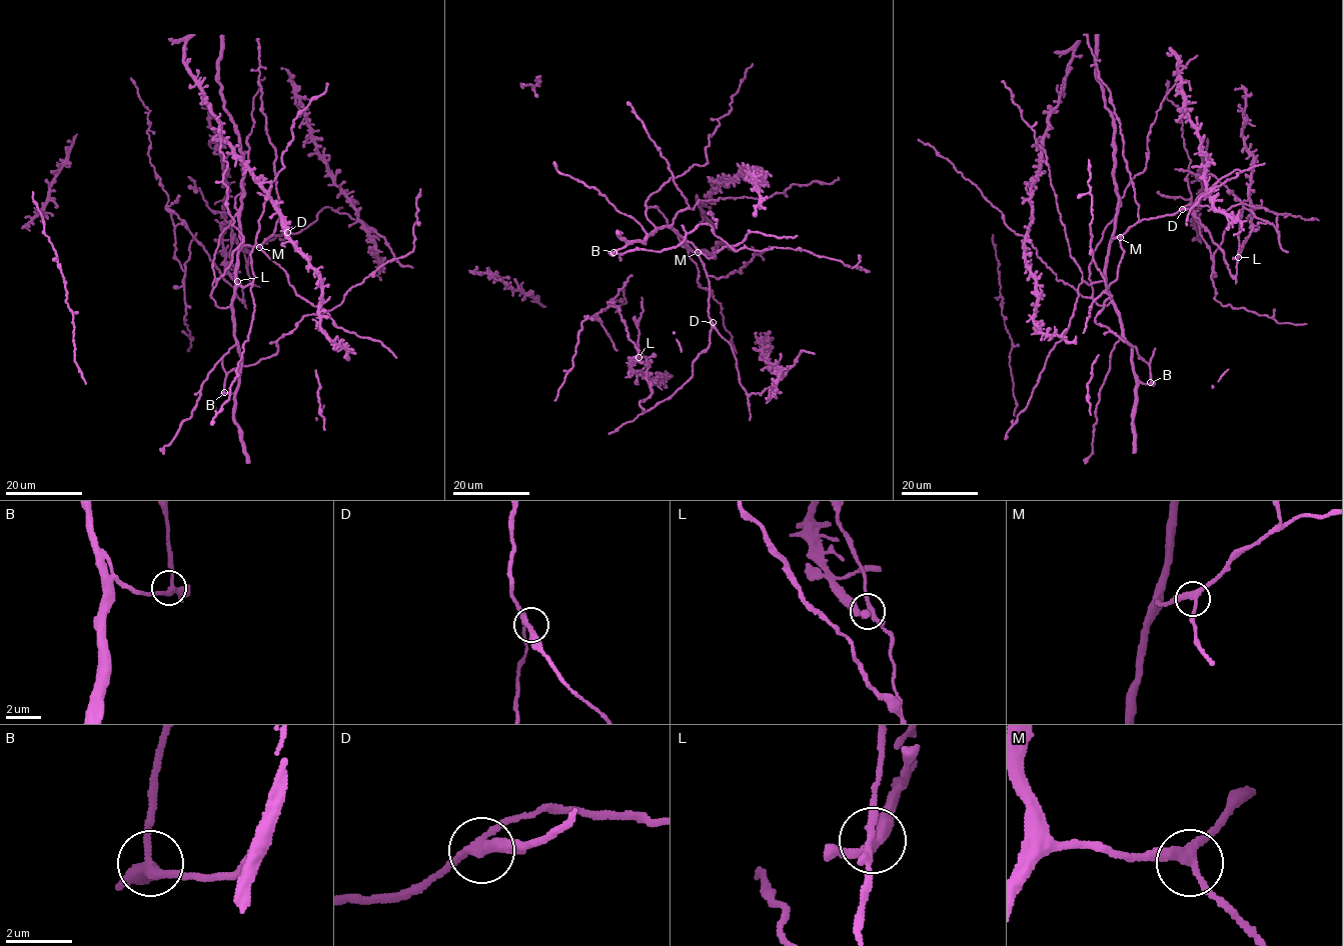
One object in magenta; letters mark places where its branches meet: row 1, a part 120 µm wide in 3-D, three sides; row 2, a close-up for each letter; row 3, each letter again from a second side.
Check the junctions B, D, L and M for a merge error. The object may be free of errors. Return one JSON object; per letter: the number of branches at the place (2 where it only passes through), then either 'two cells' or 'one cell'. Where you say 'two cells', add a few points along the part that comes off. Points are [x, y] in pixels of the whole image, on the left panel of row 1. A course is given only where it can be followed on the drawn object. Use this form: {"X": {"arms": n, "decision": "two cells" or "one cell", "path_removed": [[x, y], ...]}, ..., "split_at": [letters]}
{"B": {"arms": 4, "decision": "one cell"}, "D": {"arms": 3, "decision": "one cell"}, "L": {"arms": 4, "decision": "two cells", "path_removed": [[237, 281], [242, 301], [185, 222], [176, 225], [174, 256], [184, 274], [184, 323], [193, 338], [186, 350]]}, "M": {"arms": 3, "decision": "one cell"}, "split_at": ["L"]}

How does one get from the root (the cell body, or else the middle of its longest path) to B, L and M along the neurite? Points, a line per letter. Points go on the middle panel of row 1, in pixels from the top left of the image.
B: (711, 325), (704, 262), (697, 247), (672, 228), (655, 229), (644, 243), (631, 241), (613, 252)
L: (711, 325), (710, 345), (694, 361), (692, 376), (644, 412), (642, 401), (651, 390), (638, 356)
M: (711, 325), (710, 280), (698, 252)

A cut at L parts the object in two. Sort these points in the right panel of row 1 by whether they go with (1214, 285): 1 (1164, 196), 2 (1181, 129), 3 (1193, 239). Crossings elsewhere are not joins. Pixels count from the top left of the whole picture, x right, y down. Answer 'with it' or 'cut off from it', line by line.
1: with it
2: with it
3: cut off from it

